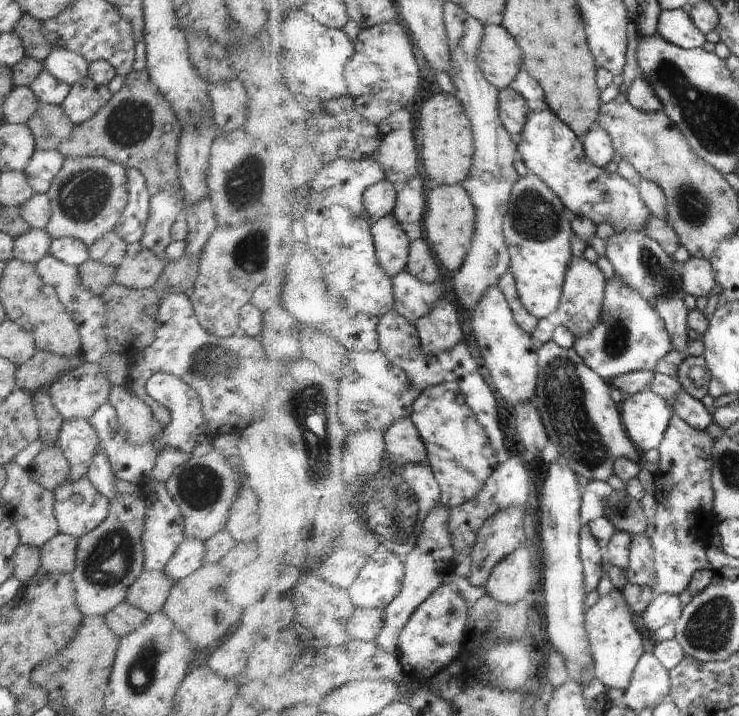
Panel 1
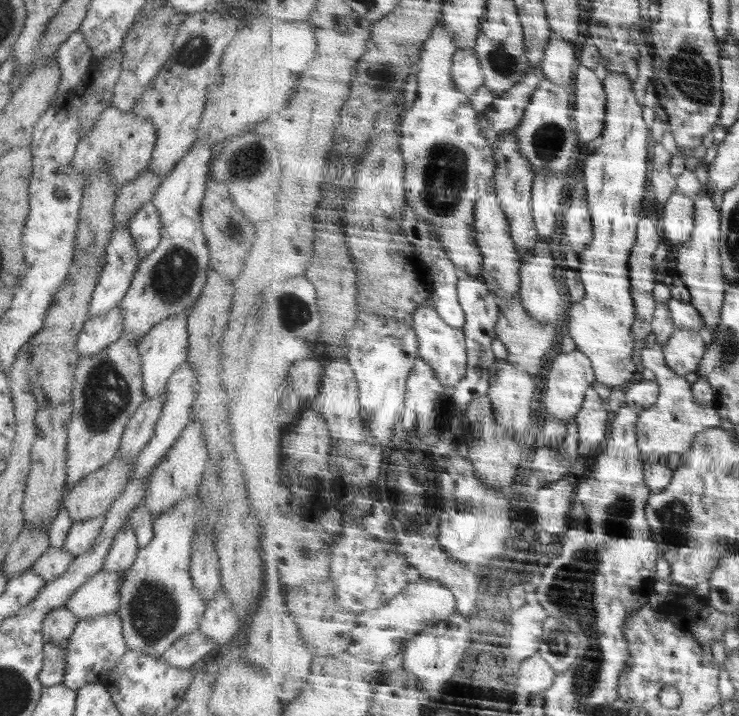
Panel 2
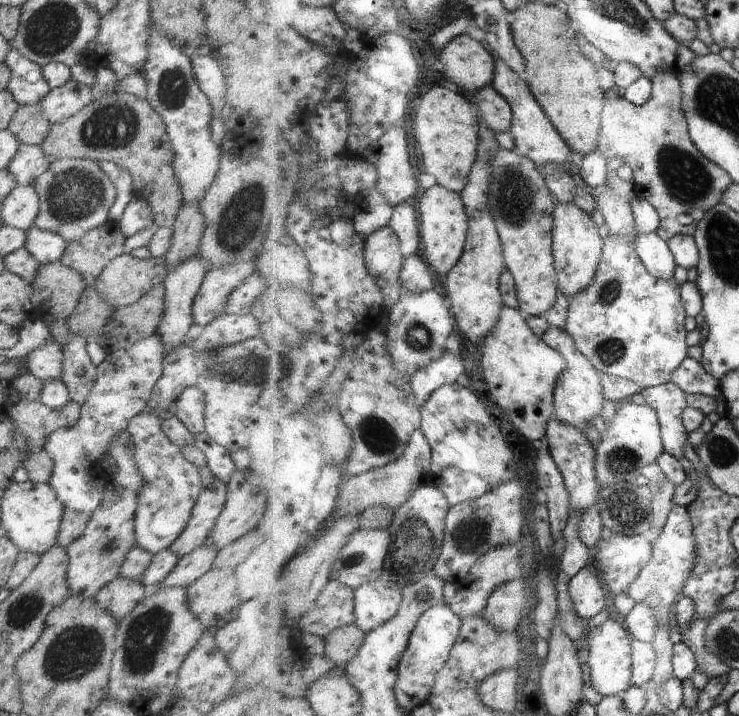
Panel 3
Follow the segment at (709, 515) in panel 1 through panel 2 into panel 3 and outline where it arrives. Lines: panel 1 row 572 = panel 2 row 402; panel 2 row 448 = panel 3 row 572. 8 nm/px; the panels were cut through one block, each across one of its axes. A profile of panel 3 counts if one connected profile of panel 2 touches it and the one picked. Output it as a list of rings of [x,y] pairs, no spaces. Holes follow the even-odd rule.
[[[676,506],[670,514],[667,526],[660,538],[653,542],[650,562],[638,576],[637,582],[632,586],[632,596],[636,603],[646,602],[656,610],[656,618],[660,623],[658,612],[666,612],[668,618],[675,614],[674,607],[684,598],[683,590],[686,582],[694,572],[698,560],[698,540],[694,537],[694,524],[688,507]]]

